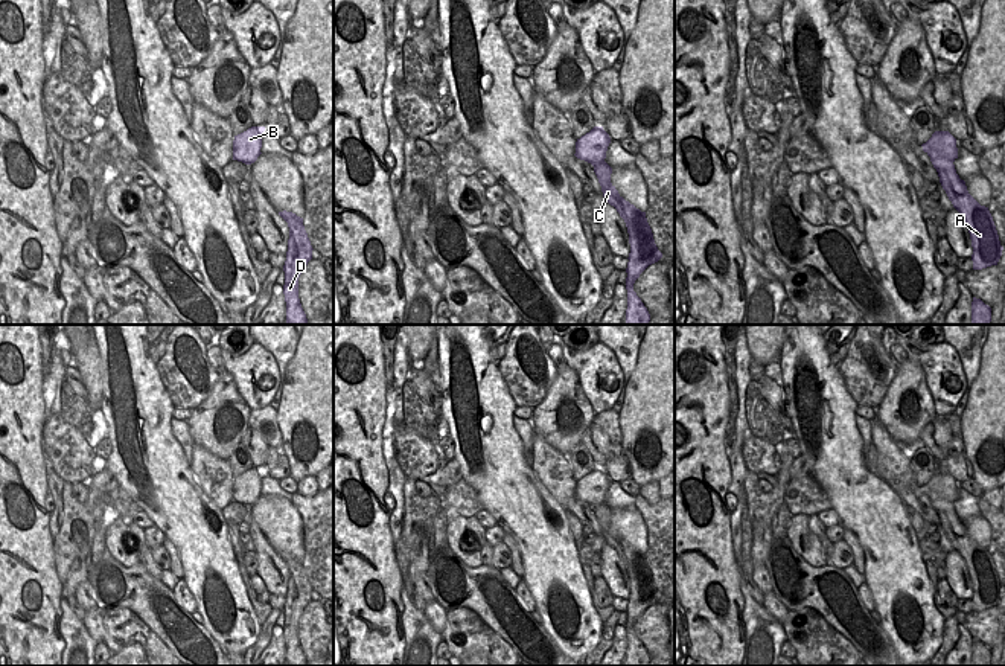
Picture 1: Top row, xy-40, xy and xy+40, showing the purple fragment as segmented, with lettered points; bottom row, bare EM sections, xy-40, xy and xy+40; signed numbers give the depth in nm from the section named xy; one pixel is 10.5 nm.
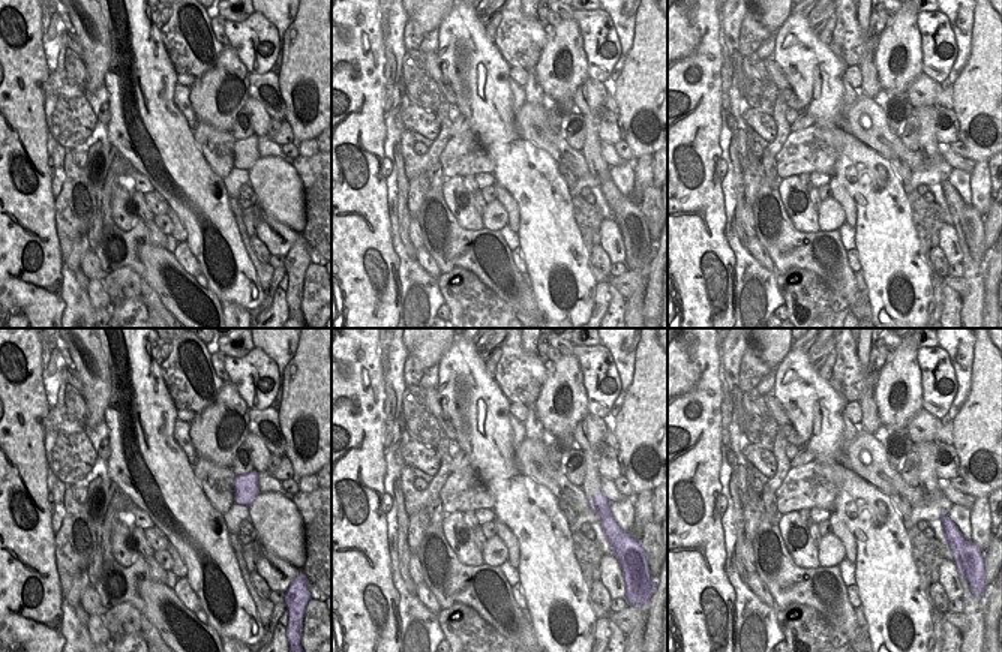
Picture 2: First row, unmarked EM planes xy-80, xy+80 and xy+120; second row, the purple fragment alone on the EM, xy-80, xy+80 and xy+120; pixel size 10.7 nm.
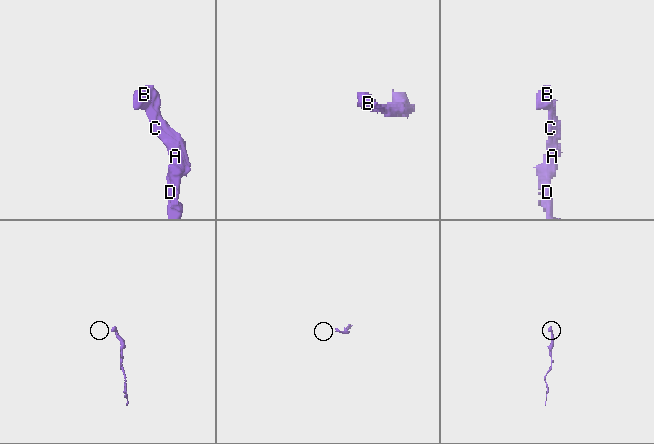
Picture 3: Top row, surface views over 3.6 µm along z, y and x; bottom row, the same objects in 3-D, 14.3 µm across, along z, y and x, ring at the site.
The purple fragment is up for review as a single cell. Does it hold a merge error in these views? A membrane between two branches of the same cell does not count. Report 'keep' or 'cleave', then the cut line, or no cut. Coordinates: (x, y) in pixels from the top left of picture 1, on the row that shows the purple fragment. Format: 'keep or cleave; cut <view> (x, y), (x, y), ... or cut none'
cleave; cut xy+40 (953, 157), (938, 156), (932, 162)

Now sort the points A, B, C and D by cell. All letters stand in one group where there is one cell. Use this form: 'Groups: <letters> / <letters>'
Groups: A C D / B

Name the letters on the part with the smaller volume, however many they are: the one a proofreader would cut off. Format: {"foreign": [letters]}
{"foreign": ["B"]}

